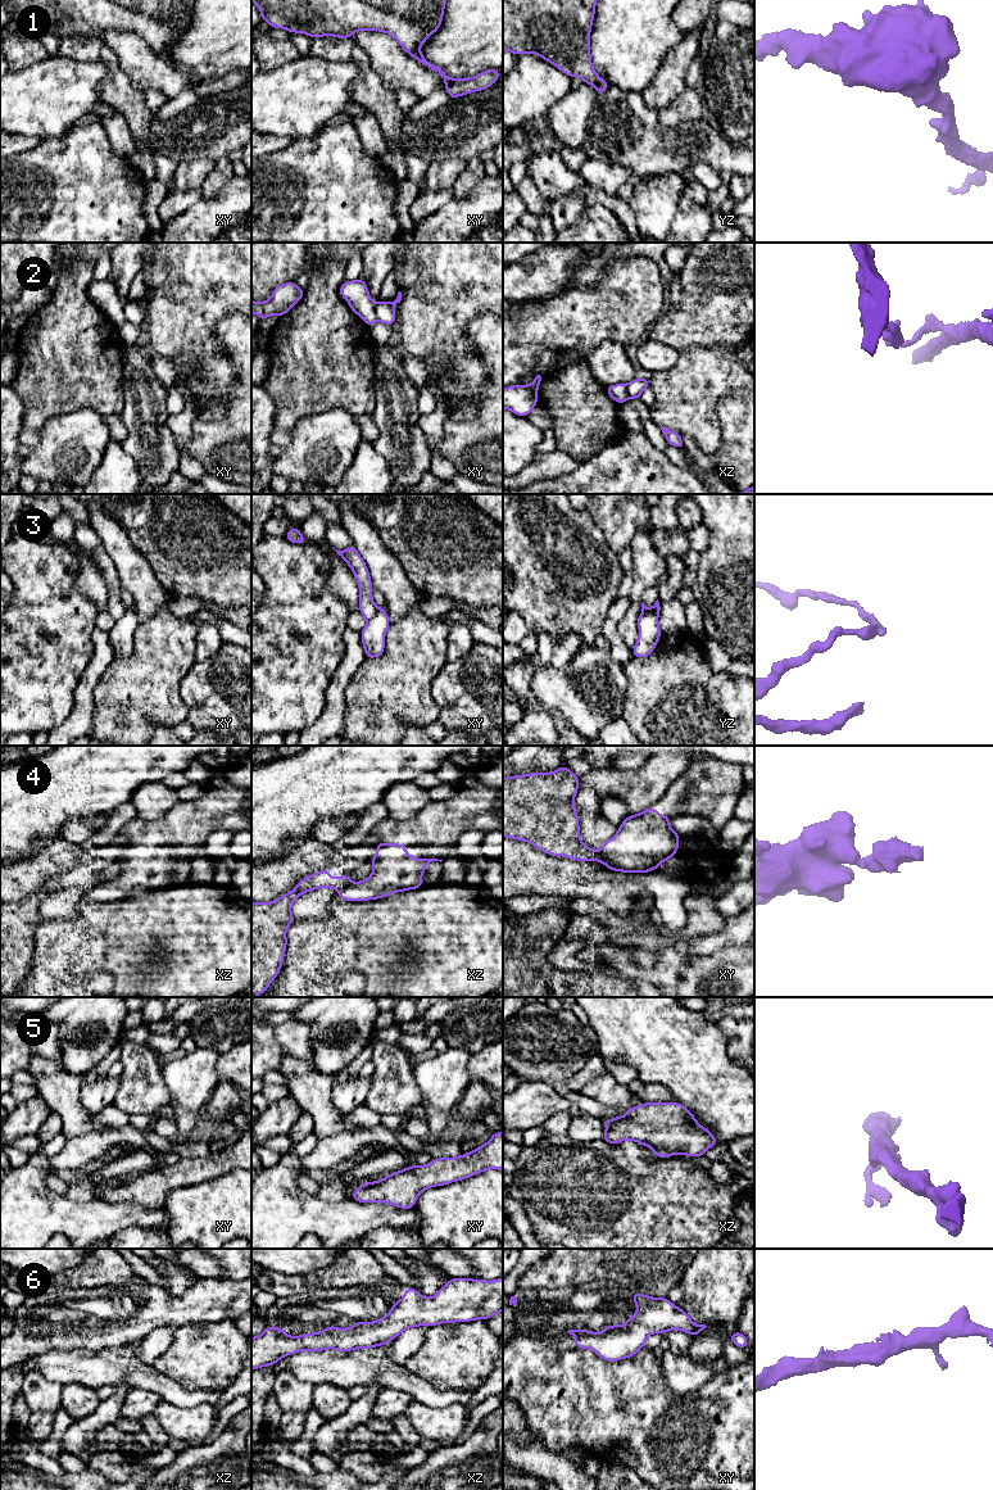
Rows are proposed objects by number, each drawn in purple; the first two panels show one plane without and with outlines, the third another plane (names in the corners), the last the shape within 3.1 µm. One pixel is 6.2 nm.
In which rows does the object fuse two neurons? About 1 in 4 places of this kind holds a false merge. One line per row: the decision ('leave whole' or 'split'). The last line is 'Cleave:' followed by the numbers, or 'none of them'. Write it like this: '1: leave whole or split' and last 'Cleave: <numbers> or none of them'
1: leave whole
2: split
3: split
4: split
5: leave whole
6: leave whole
Cleave: 2, 3, 4

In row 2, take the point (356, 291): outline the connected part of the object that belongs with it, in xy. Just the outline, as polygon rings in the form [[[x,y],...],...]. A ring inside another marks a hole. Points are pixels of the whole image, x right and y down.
[[[362,278],[343,282],[339,293],[349,303],[350,309],[358,314],[367,326],[371,327],[377,321],[376,304],[371,299],[367,282]]]

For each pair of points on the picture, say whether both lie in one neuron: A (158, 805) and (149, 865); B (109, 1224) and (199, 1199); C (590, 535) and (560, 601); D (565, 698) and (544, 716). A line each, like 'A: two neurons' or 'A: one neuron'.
A: two neurons
B: two neurons
C: one neuron
D: two neurons

